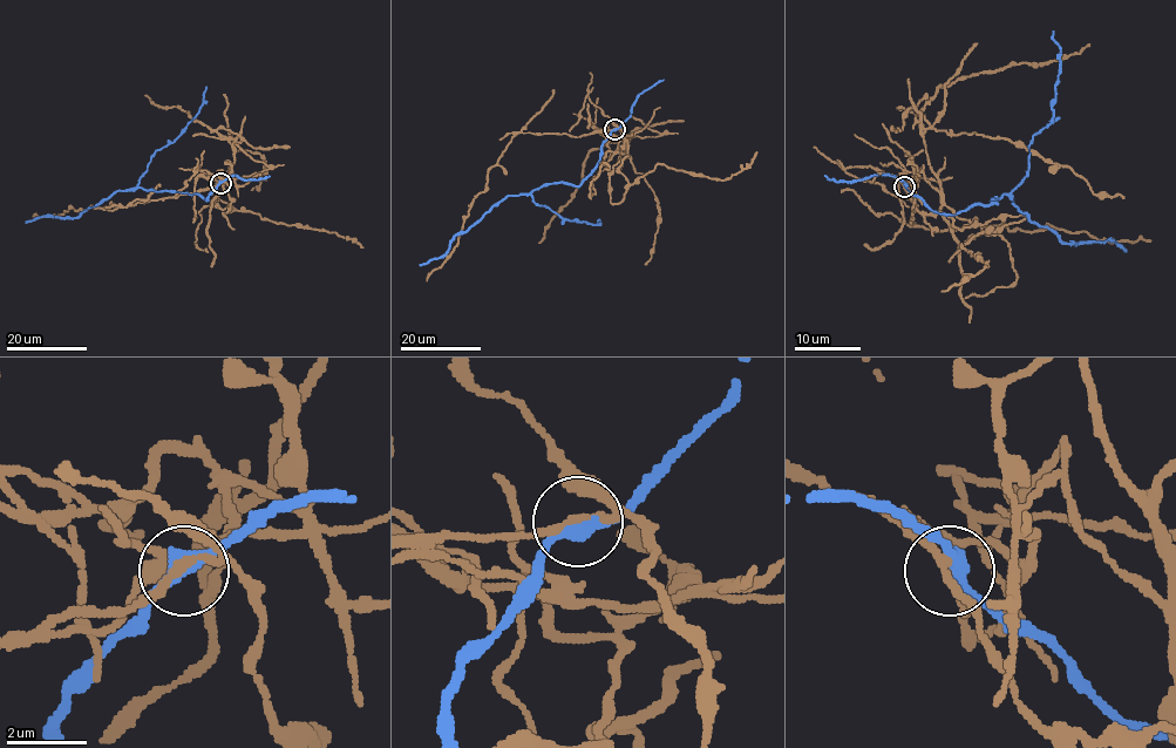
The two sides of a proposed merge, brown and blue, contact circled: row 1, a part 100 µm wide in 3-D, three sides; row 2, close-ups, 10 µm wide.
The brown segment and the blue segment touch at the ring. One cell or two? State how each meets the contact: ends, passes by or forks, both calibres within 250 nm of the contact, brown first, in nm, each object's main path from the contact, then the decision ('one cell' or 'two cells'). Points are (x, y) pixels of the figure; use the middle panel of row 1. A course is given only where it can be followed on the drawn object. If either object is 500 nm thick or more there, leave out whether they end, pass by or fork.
brown forks | blue passes by | 170/360 nm | brown via (614, 128), (626, 142), (627, 155), (610, 176), (612, 203), (658, 164), (726, 179), (756, 151) | blue via (614, 128), (578, 185), (546, 183), (508, 195), (457, 232), (442, 256), (420, 266) | two cells

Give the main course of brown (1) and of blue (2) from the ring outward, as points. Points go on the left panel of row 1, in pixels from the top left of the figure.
1: (221, 183), (233, 201), (224, 209), (216, 206), (225, 201), (264, 219), (352, 238), (362, 247)
2: (221, 182), (205, 201), (198, 194), (137, 186), (114, 192), (79, 216), (36, 217), (26, 223)

